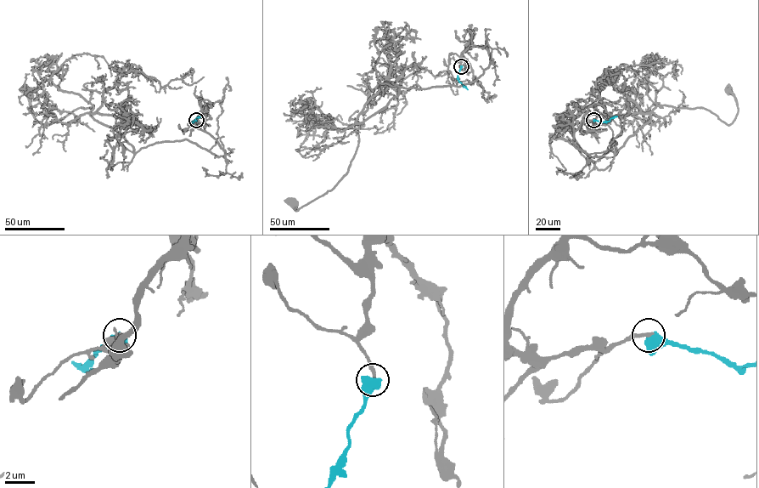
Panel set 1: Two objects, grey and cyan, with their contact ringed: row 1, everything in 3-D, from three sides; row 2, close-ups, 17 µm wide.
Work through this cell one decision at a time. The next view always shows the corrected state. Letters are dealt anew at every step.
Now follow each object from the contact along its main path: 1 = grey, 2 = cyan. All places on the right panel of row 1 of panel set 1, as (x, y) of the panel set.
1: (593, 120), (573, 144), (600, 156), (613, 139), (615, 153), (659, 105), (729, 125), (729, 90)
2: (593, 120), (607, 122), (617, 116)

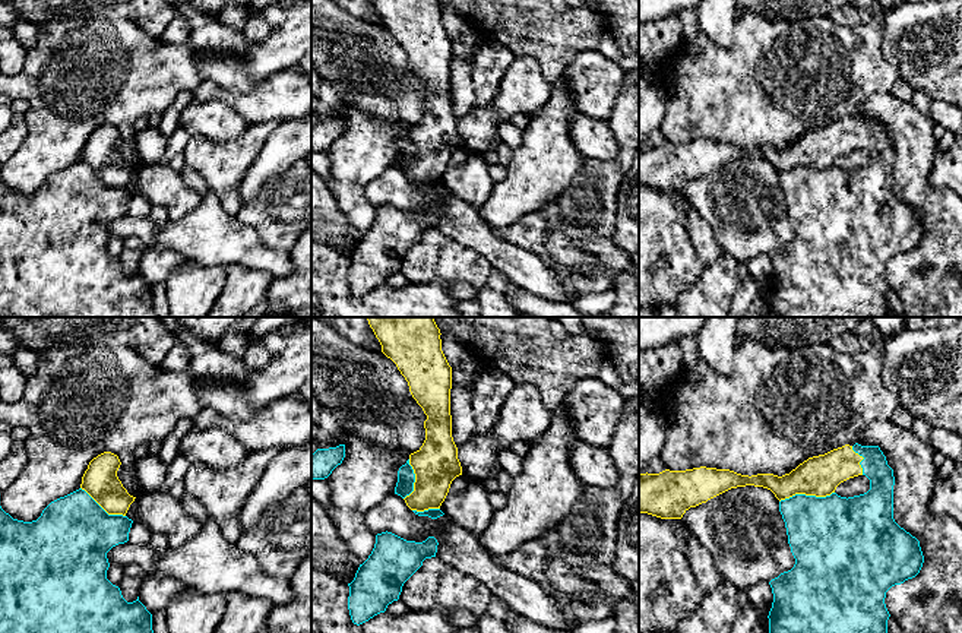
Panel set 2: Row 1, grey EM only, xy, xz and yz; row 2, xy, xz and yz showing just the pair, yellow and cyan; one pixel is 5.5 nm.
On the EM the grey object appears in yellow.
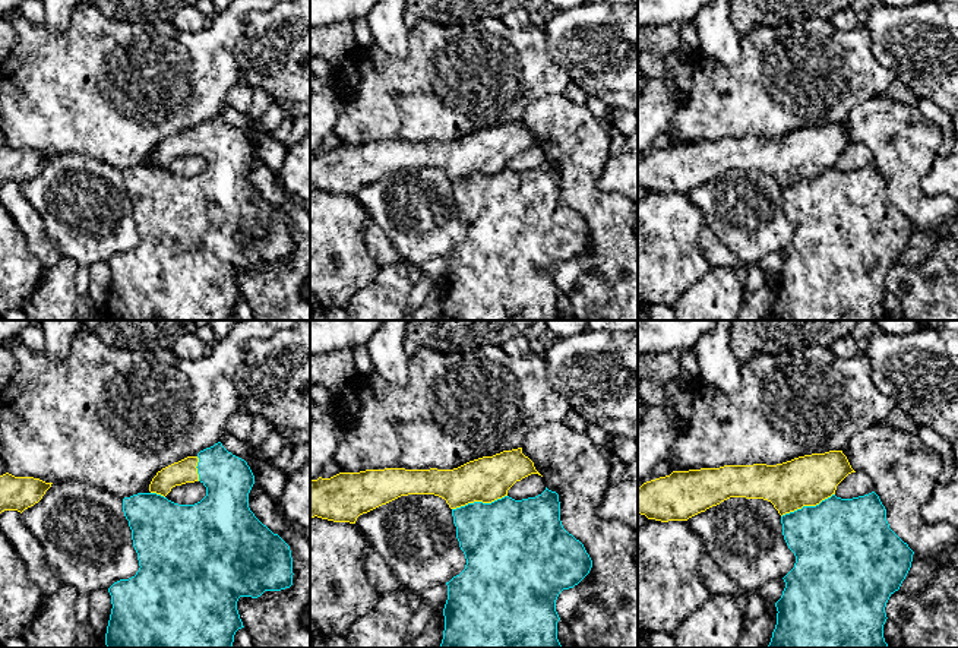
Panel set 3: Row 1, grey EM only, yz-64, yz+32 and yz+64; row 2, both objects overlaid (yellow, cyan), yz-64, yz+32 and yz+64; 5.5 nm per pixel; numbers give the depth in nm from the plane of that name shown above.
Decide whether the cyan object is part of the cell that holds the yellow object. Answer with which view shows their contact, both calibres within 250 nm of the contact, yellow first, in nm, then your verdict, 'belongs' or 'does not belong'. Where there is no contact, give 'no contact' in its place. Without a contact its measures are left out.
meets yellow in yz; 220 nm thick on the yellow side, 420 nm on the other; belongs

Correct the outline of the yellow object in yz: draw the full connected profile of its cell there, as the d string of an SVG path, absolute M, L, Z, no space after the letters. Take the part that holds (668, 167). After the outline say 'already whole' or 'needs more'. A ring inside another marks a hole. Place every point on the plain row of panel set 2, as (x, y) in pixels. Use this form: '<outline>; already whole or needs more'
M845 117L813 129L782 149L741 148L730 142L693 140L639 146L639 187L681 192L690 181L737 159L763 159L779 173L788 216L795 231L791 243L769 254L773 266L766 317L890 317L886 265L915 250L924 235L920 213L893 192L893 142L879 118ZM866 148L870 162L841 170L836 159Z; needs more

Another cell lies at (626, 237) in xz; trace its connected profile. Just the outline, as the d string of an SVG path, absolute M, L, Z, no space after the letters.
M639 149L616 197L616 231L613 243L635 257L639 256Z

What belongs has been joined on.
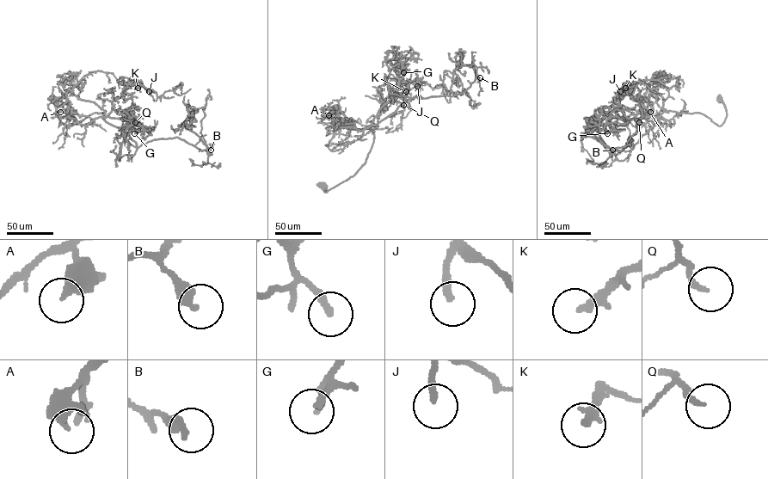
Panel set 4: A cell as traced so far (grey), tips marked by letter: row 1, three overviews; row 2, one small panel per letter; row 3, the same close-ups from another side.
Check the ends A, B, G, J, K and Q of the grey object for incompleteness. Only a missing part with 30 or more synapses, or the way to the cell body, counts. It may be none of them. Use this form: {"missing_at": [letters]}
{"missing_at": ["J", "K"]}

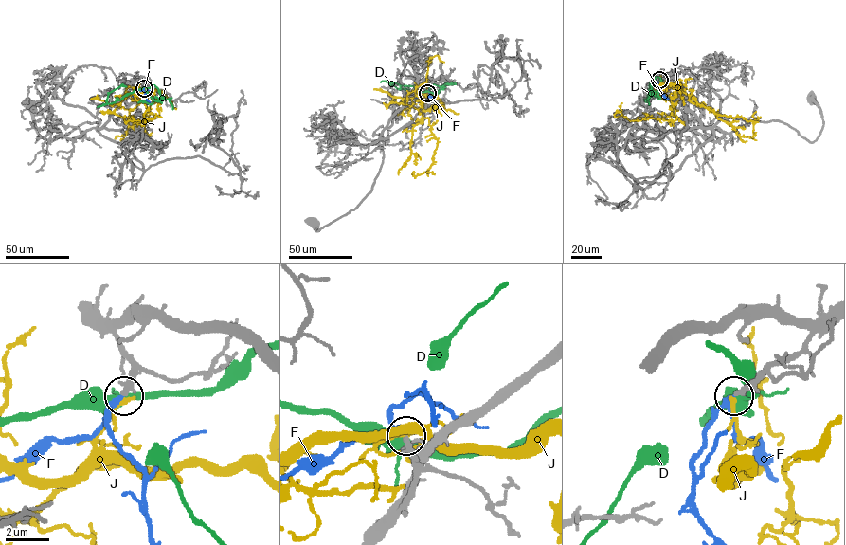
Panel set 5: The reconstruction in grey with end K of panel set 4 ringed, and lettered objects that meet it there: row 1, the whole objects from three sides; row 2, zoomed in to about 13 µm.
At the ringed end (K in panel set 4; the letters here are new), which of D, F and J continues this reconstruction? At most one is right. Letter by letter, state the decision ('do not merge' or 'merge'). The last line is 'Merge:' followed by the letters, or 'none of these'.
D: do not merge
F: merge
J: do not merge
Merge: F

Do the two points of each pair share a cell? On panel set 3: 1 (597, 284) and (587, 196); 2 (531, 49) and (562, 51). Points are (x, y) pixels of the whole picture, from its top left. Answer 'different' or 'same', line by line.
1: same
2: different

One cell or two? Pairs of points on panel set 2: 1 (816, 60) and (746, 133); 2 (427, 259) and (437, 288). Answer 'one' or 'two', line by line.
1: one
2: two

